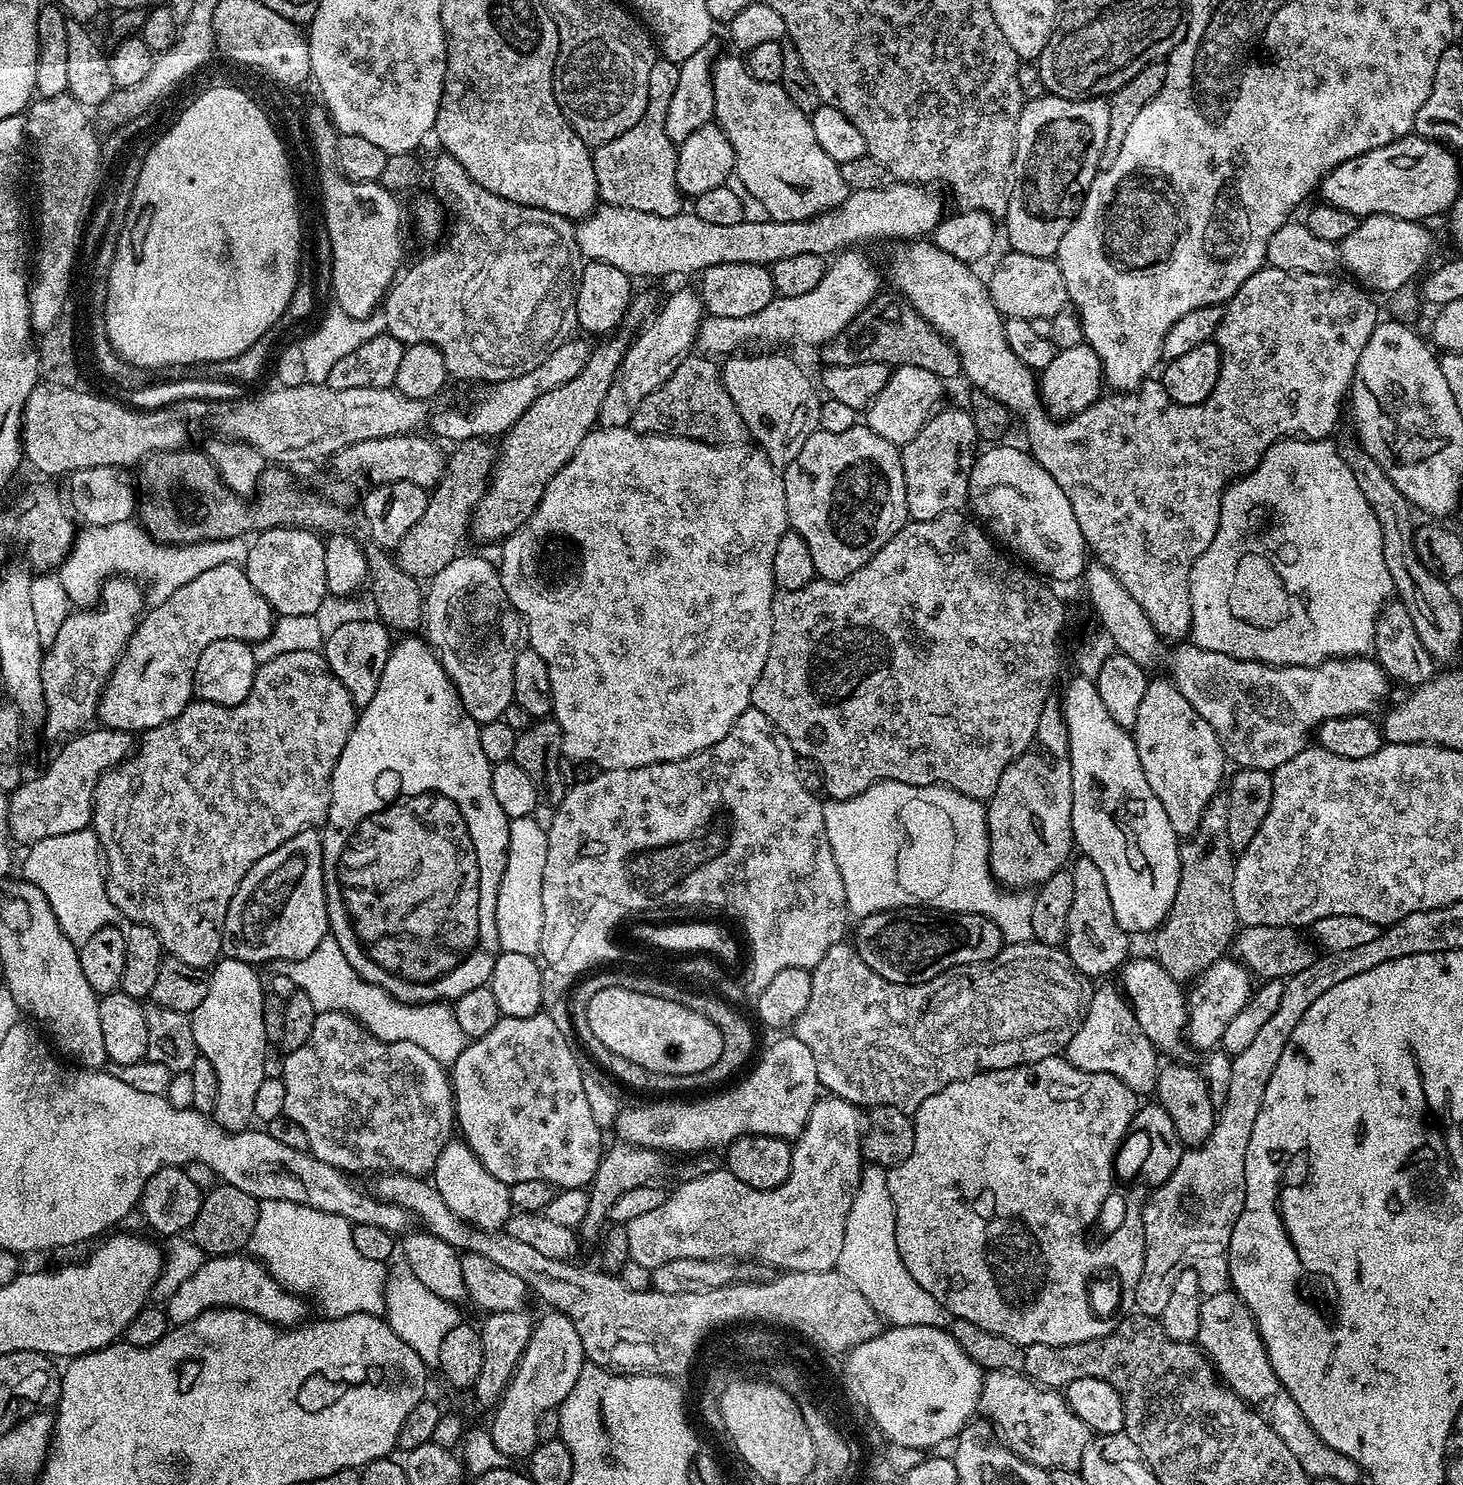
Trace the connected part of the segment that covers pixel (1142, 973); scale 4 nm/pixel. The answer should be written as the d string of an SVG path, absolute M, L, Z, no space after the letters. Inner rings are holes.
M1151 955L1129 959L1119 969L1119 987L1127 1001L1132 1006L1132 1013L1138 1018L1138 1026L1156 1046L1157 1053L1168 1055L1184 1062L1189 1059L1189 1045L1186 1043L1186 1029L1188 1027L1188 1001L1181 981L1170 978L1166 970Z

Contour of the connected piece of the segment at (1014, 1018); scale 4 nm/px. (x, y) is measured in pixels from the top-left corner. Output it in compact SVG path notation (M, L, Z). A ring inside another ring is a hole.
M841 942L830 946L826 950L826 955L818 966L811 969L812 985L810 986L810 1002L806 1010L796 1019L794 1025L794 1035L802 1042L806 1042L806 1047L810 1049L810 1054L814 1054L814 1062L818 1070L821 1089L825 1093L841 1096L843 1100L857 1106L894 1106L898 1110L909 1114L915 1114L918 1106L930 1098L930 1094L938 1094L950 1082L958 1082L962 1078L970 1078L979 1072L988 1072L992 1068L1013 1068L1019 1064L1029 1064L1038 1062L1042 1058L1059 1056L1067 1049L1070 1038L1078 1030L1078 1026L1084 1021L1084 1015L1088 1009L1088 998L1090 995L1089 981L1077 972L1072 964L1072 959L1068 957L1067 951L1063 947L1051 948L1045 944L1029 942L1027 944L1005 944L1004 949L994 958L986 962L977 964L959 964L942 974L938 978L930 978L930 982L925 984L899 984L890 982L882 978L862 958L856 953L855 947L851 943Z

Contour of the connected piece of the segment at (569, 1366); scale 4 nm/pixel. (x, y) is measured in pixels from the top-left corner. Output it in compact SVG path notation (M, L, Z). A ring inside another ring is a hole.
M548 1310L541 1320L535 1321L532 1337L516 1373L491 1413L492 1441L506 1458L527 1458L532 1453L538 1443L538 1418L546 1410L559 1406L570 1390L574 1390L574 1382L578 1382L578 1374L582 1374L585 1363L582 1338L578 1338L578 1330L574 1330L574 1322L570 1322L568 1315L559 1310Z

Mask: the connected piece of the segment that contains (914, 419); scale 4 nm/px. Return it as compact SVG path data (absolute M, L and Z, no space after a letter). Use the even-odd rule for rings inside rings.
M901 364L893 367L888 374L886 386L878 393L878 398L866 409L866 426L878 434L878 438L886 438L886 442L897 446L908 444L922 430L922 426L941 407L940 399L944 396L945 381L938 379L930 370L922 370L922 366Z

